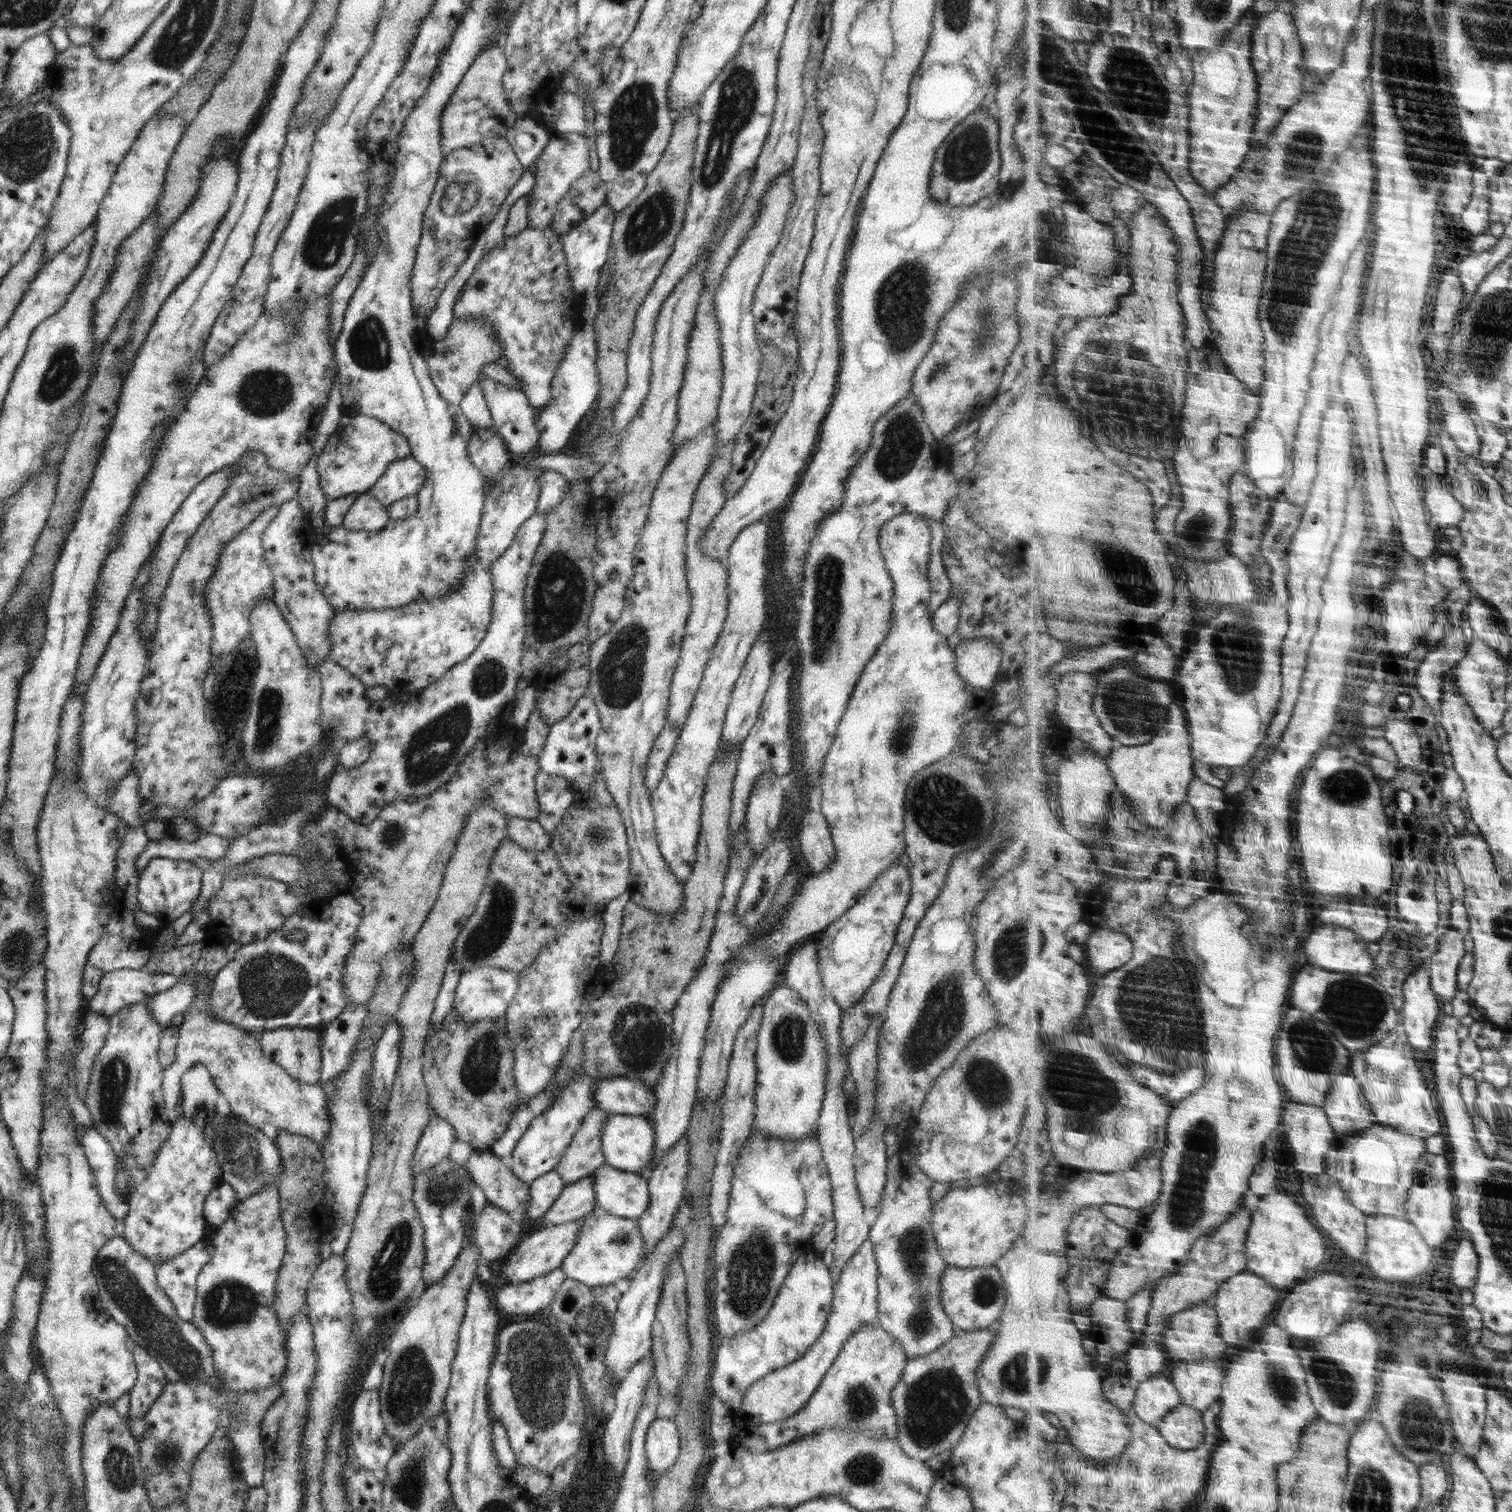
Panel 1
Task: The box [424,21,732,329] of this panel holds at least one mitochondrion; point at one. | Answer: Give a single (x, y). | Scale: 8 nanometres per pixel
(632, 119)

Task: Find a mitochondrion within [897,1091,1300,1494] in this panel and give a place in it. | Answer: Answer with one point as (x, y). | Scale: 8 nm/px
(935, 1403)

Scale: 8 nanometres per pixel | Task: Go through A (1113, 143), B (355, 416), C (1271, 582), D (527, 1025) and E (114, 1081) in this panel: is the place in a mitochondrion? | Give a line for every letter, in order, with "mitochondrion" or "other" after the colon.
A: mitochondrion
B: other
C: other
D: mitochondrion
E: mitochondrion

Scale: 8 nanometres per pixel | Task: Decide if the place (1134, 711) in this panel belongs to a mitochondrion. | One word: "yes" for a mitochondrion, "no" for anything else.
yes

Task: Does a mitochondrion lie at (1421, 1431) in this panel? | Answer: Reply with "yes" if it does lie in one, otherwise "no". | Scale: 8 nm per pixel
yes

